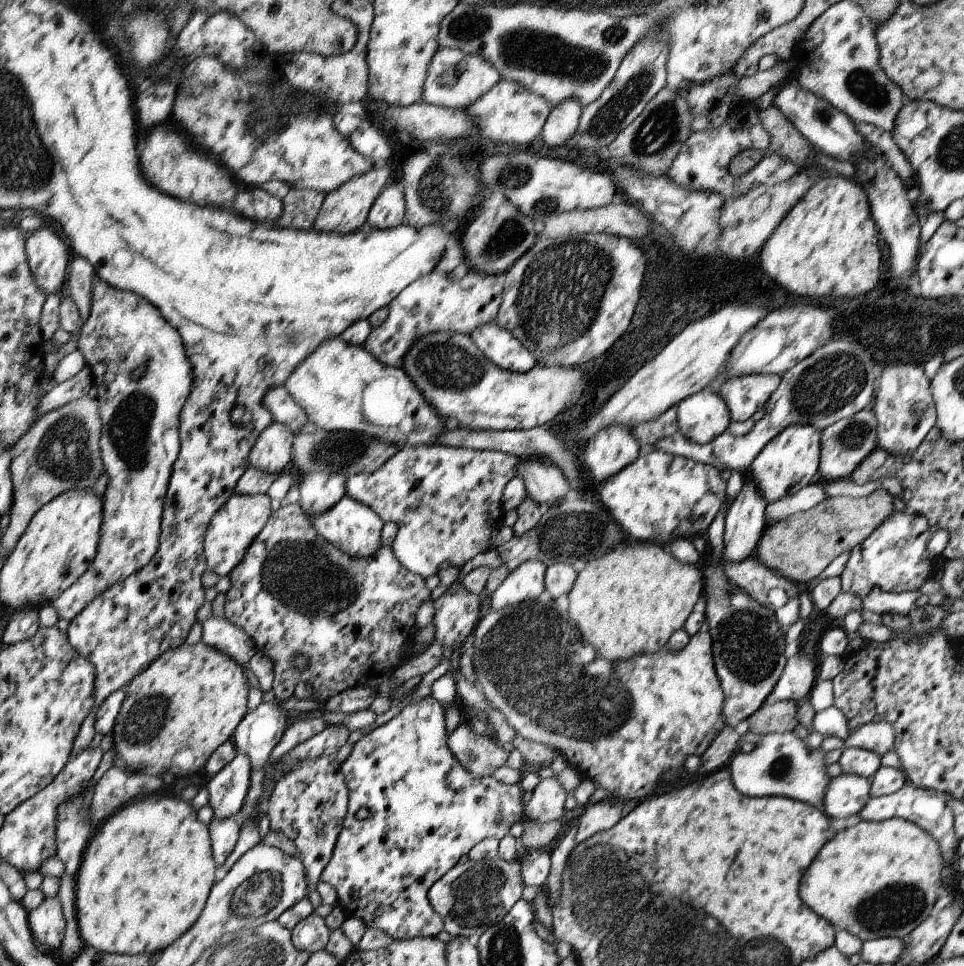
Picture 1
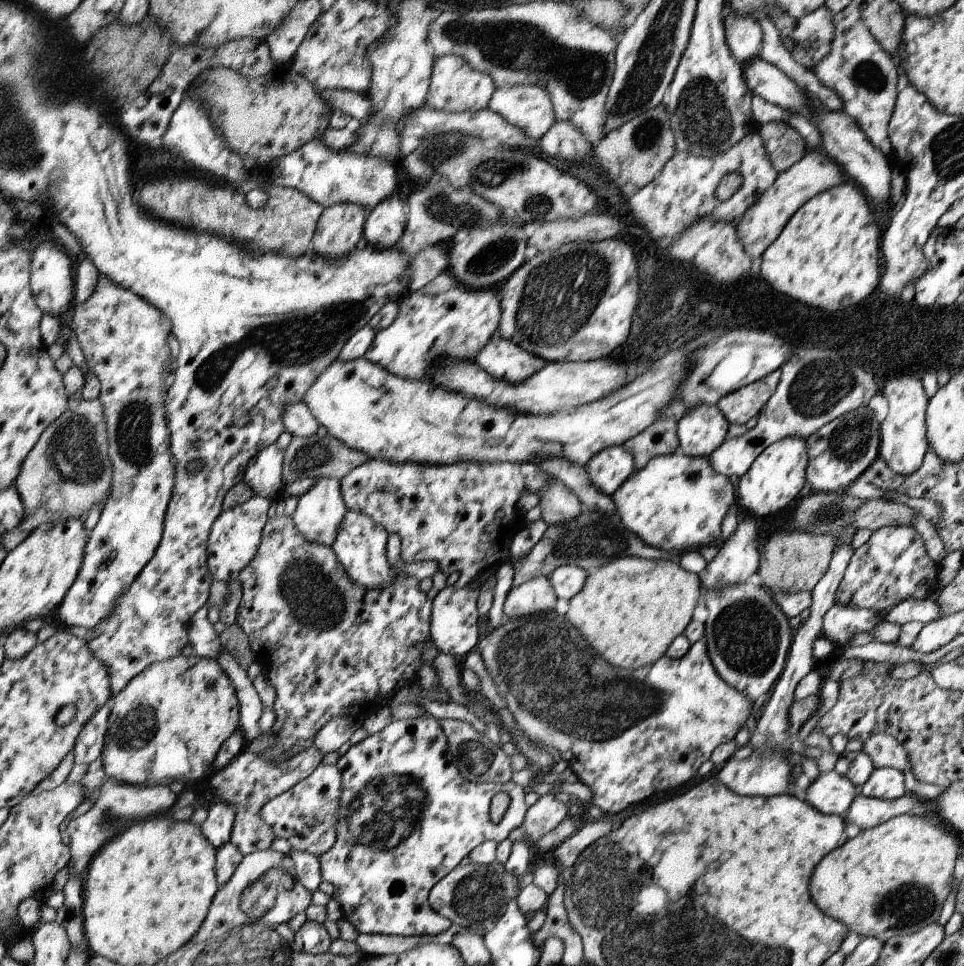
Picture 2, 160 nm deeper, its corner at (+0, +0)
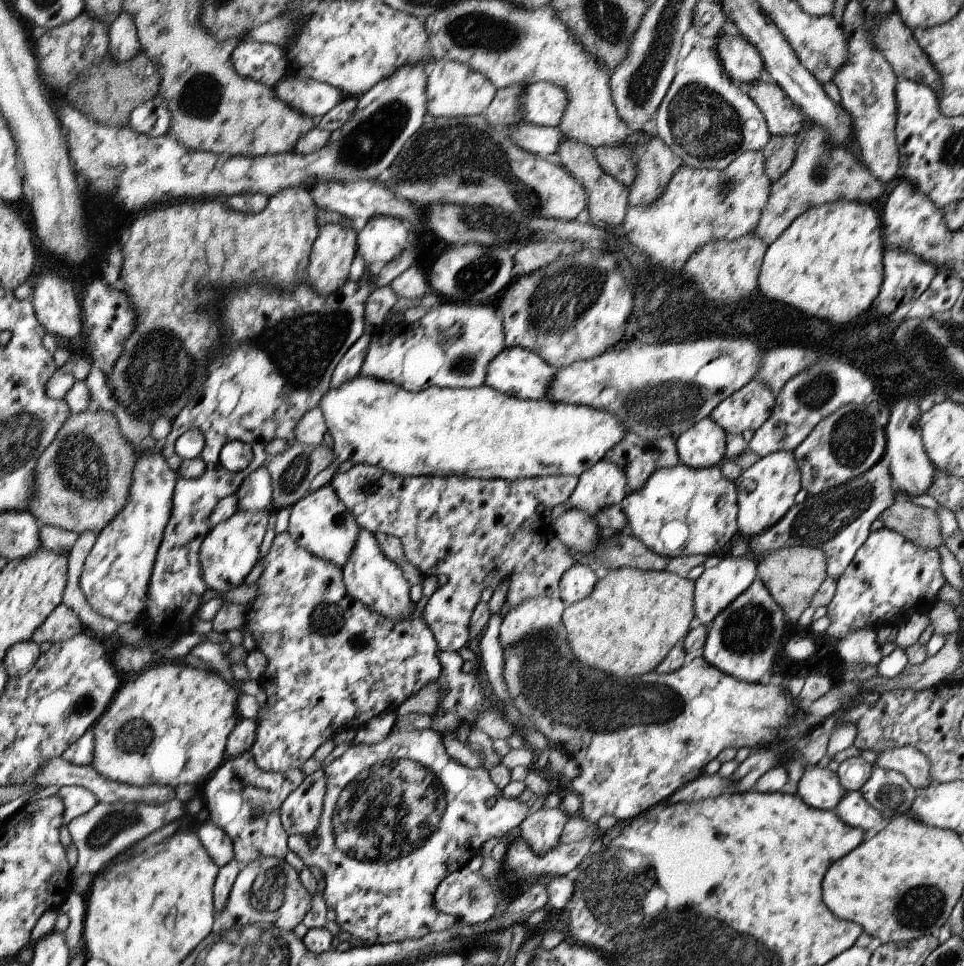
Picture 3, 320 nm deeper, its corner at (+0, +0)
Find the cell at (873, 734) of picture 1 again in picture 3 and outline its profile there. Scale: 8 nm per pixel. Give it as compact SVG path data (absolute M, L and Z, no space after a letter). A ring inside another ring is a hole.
M908 745L888 749L878 755L876 765L902 773L918 792L932 784L930 759L917 748Z

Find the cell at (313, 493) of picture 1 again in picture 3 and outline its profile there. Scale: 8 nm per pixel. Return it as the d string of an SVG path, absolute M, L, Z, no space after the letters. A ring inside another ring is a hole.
M330 484L308 492L292 506L287 528L287 532L302 548L342 570L351 560L361 530L355 515L344 506Z

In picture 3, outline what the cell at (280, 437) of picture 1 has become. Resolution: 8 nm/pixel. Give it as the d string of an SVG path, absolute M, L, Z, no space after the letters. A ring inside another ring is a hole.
M264 465L248 476L235 492L237 511L268 510L272 508L273 493L271 474Z

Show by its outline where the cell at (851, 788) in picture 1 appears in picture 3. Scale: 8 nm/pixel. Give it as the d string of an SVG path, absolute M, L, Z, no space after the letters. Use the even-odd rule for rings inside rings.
M820 765L808 768L798 782L797 793L808 806L833 810L845 795L837 773Z

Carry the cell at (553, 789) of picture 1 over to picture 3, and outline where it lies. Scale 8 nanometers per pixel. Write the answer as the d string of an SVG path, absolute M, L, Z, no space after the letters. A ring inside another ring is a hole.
M559 807L548 810L541 808L521 822L520 836L537 855L543 857L560 844L566 820L568 816Z

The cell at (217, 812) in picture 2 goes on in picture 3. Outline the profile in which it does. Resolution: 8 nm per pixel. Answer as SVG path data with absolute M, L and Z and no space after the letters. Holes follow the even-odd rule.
M212 820L201 825L199 839L207 849L219 868L226 866L235 858L234 843L232 839Z

